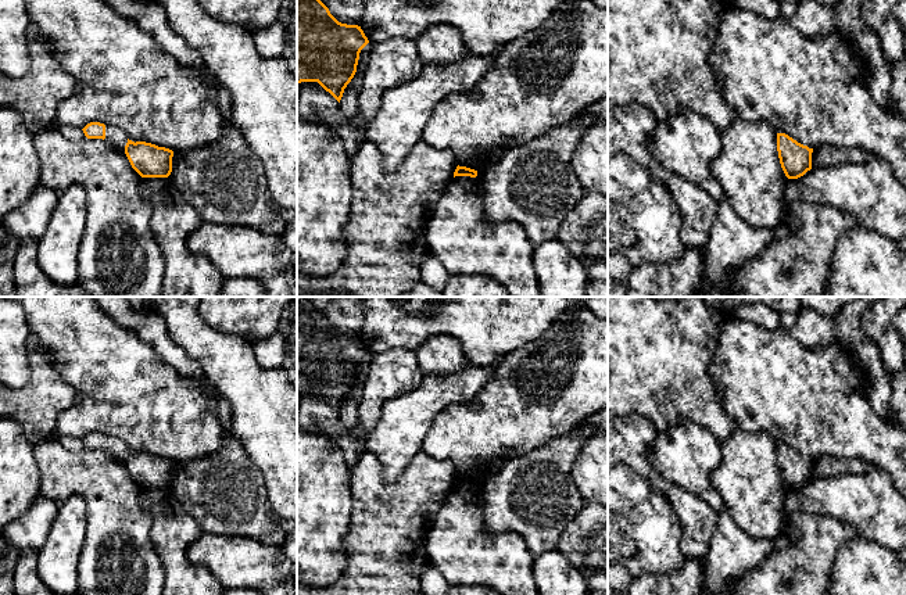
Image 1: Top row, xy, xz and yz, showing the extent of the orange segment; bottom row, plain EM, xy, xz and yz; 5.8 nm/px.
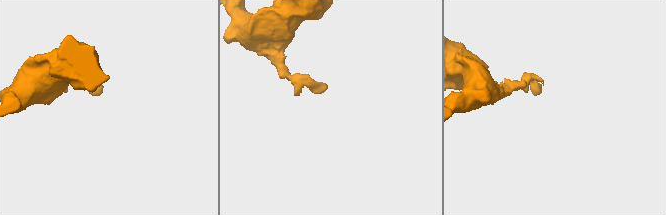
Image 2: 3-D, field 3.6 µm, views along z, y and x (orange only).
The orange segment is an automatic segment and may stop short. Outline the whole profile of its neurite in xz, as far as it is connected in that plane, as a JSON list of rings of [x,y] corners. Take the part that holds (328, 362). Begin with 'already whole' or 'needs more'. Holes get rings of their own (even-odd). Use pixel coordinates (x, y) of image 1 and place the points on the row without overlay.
already whole; [[[297,297],[297,395],[318,393],[340,413],[357,383],[359,363],[368,354],[361,337],[339,333],[316,307]]]

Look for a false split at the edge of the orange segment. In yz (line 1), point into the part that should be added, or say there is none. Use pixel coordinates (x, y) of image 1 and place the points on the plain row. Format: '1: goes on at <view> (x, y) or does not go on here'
1: does not go on here

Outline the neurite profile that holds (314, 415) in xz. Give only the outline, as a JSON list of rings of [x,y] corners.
[[[318,393],[298,394],[297,429],[327,437],[343,452],[350,477],[365,452],[362,430],[350,429]]]

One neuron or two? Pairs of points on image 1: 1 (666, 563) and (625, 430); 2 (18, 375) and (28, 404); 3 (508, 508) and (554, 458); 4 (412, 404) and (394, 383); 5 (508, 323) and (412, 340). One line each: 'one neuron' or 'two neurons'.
1: two neurons
2: two neurons
3: one neuron
4: two neurons
5: one neuron

